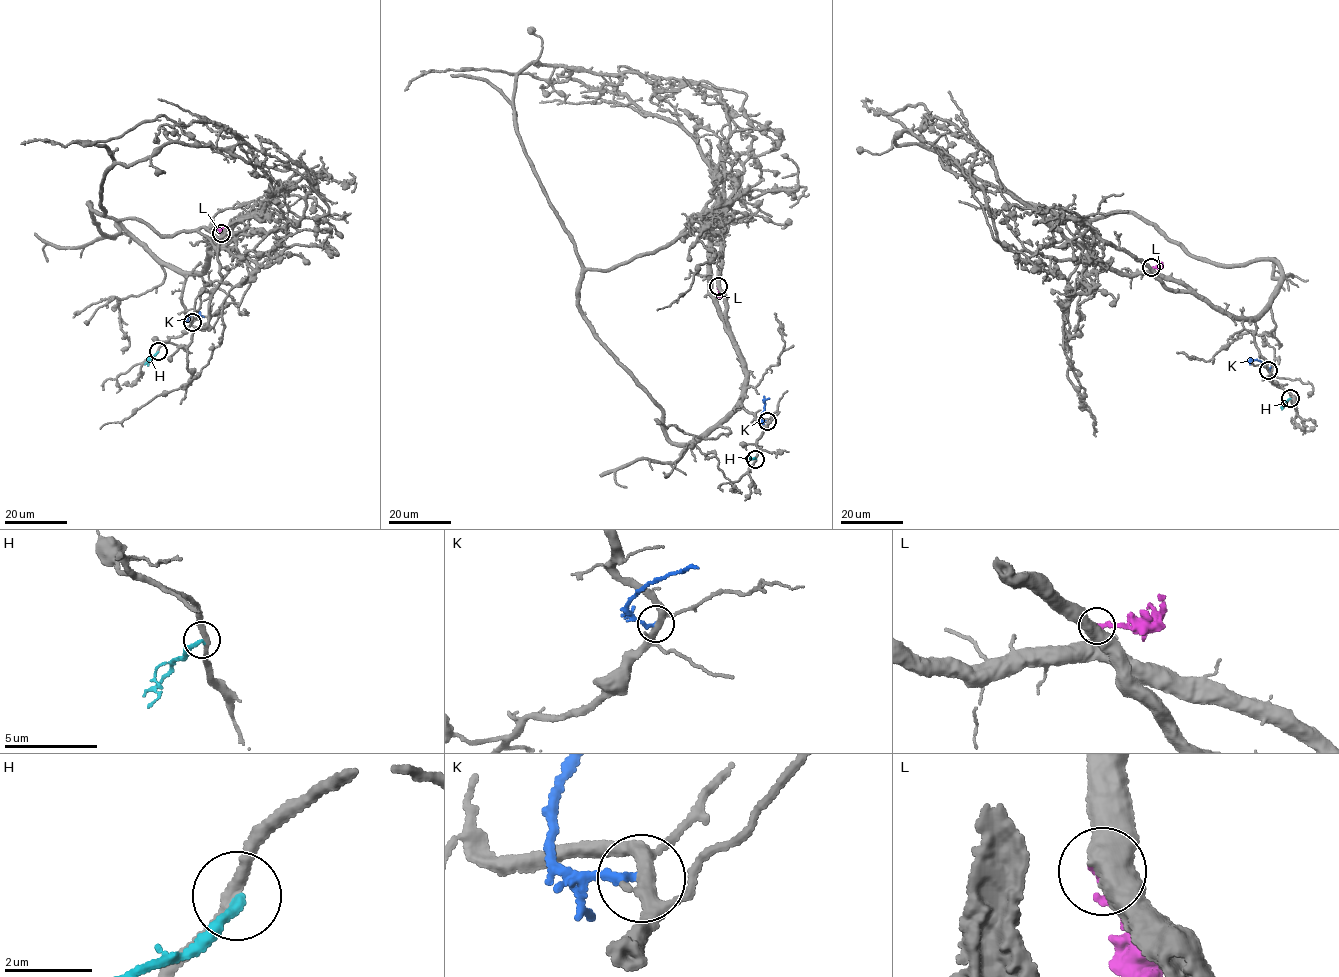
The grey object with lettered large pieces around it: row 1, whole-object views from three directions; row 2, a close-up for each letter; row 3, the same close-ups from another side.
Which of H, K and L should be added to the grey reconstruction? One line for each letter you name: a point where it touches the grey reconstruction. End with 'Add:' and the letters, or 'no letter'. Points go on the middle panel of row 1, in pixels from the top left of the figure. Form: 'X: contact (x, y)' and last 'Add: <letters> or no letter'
Add: no letter

